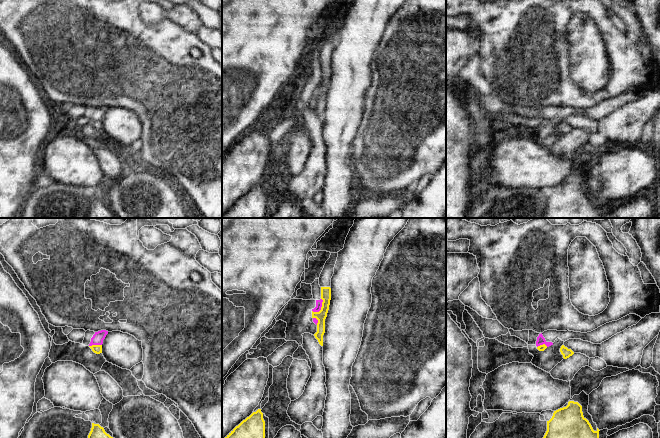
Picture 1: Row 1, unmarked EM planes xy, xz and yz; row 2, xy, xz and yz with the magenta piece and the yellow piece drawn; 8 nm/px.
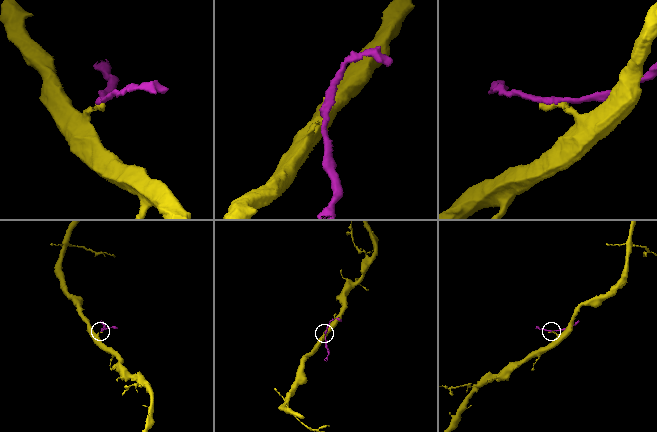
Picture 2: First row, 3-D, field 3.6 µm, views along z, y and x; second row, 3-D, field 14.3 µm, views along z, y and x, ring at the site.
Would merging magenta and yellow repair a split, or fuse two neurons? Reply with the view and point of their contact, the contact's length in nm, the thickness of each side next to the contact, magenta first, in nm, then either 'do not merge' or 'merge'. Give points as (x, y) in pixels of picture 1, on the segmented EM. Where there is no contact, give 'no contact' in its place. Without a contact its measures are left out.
xz (321, 306) | 140 nm | 50/80 nm | do not merge

